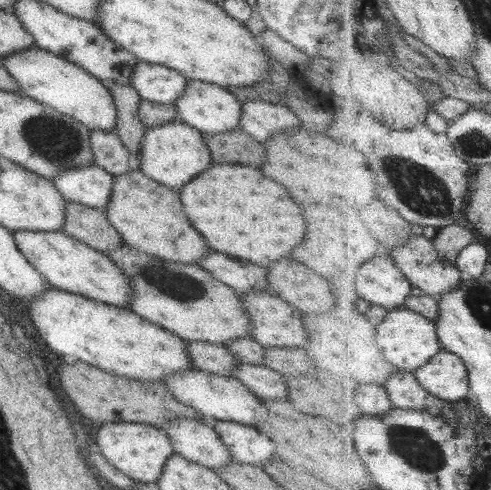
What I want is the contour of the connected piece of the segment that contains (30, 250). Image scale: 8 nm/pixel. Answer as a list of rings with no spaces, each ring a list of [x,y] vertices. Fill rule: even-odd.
[[[18,230],[13,231],[12,235],[19,252],[51,287],[88,299],[99,300],[111,306],[128,308],[131,293],[128,278],[105,253],[61,231]]]

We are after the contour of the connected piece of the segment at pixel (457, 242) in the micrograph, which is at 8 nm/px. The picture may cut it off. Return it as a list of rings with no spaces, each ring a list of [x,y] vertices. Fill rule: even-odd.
[[[465,222],[439,228],[433,241],[441,258],[455,262],[461,251],[475,242],[475,234],[467,228],[472,227]]]

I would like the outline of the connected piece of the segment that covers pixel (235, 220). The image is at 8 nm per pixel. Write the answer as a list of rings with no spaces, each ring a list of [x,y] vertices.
[[[215,163],[198,172],[190,181],[175,190],[182,209],[191,226],[206,240],[209,249],[256,265],[269,266],[273,260],[287,256],[287,250],[297,246],[301,240],[277,240],[277,238],[301,238],[305,226],[299,206],[289,198],[283,186],[269,178],[263,178],[257,168],[245,163]]]

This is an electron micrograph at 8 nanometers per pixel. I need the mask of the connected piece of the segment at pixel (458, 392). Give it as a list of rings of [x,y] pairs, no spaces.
[[[439,351],[415,375],[433,396],[454,402],[470,398],[470,373],[463,359],[453,352]]]

